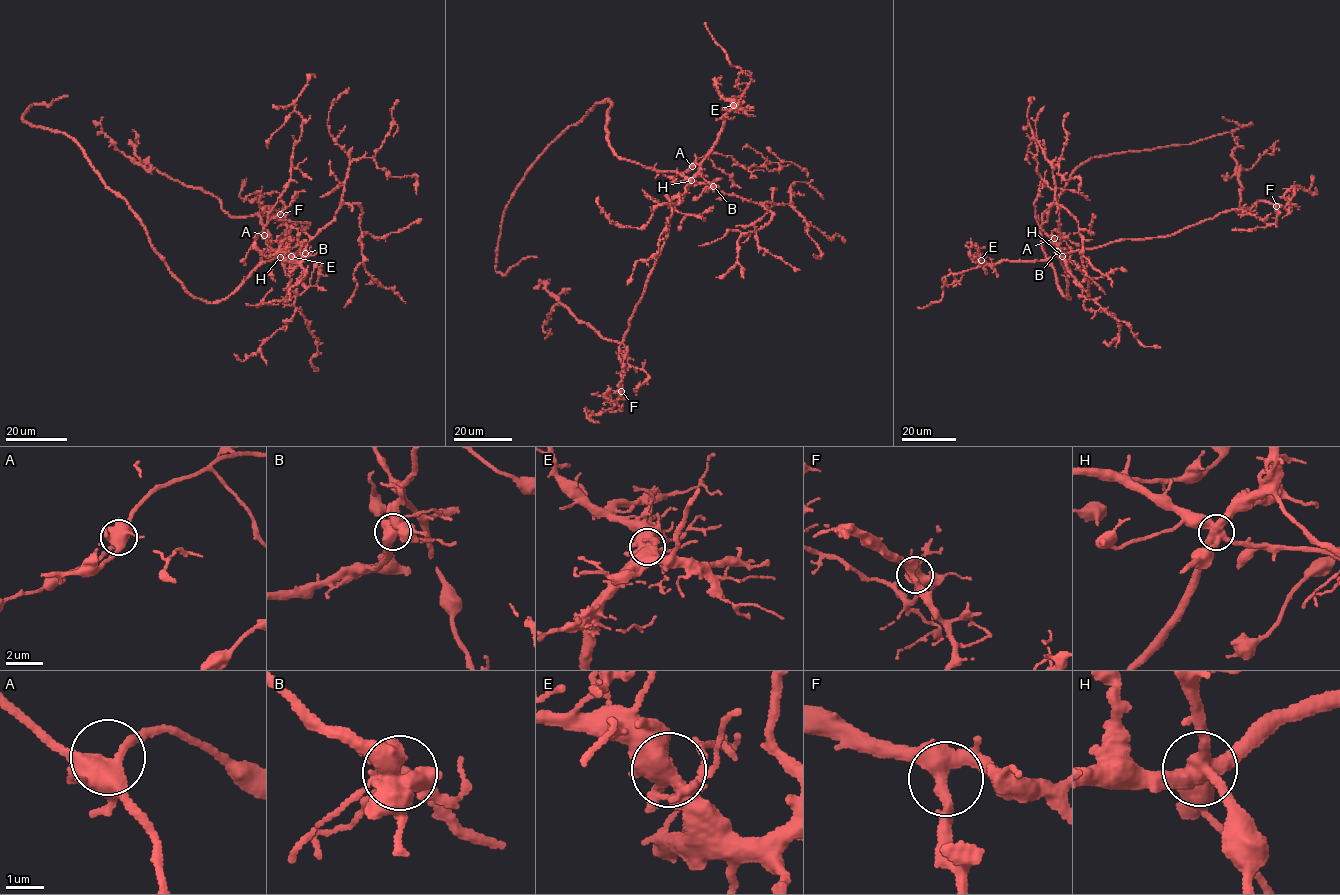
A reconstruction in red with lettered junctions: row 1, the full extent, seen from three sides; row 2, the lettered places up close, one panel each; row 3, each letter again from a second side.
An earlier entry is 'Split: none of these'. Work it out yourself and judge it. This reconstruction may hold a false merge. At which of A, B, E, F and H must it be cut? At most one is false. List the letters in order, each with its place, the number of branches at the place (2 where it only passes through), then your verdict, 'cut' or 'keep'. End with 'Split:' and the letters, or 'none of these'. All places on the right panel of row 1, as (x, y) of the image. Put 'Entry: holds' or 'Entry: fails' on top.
Entry: fails
A: (1054, 238) | 5 | keep
B: (1057, 251) | 5 | keep
E: (981, 260) | 5 | keep
F: (1276, 206) | 4 | keep
H: (1062, 256) | 5 | cut
Split: H

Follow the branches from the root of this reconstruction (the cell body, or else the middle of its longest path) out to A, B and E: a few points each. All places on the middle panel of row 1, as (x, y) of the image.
A: (617, 156), (657, 171), (686, 172), (692, 166)
B: (617, 156), (690, 179), (700, 174), (713, 186)
E: (617, 156), (657, 171), (673, 171), (693, 179), (716, 140), (724, 116), (733, 105)

